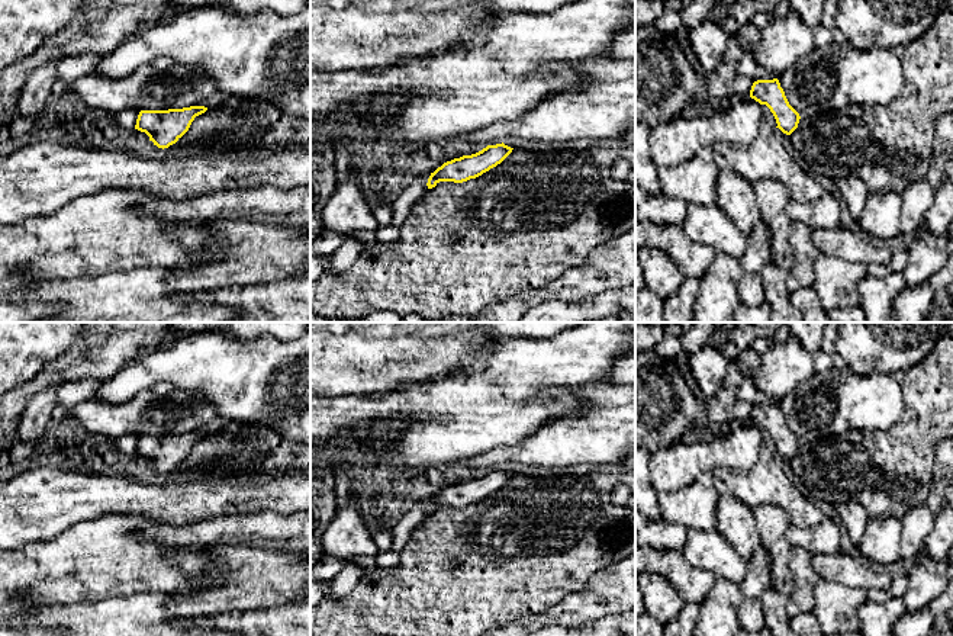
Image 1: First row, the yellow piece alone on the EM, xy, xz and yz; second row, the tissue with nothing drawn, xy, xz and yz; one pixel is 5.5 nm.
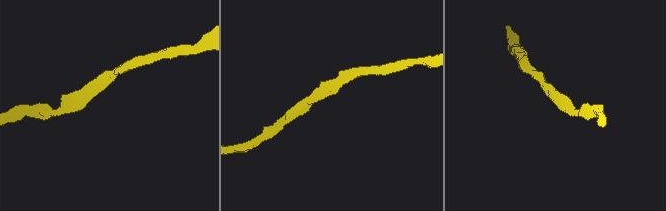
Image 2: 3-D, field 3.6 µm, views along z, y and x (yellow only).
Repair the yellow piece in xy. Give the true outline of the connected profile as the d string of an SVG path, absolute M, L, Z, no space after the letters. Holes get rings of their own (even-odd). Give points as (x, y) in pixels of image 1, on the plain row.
M190 431L168 436L141 436L135 454L145 457L158 473L176 469L190 453L196 441L205 439L205 431Z

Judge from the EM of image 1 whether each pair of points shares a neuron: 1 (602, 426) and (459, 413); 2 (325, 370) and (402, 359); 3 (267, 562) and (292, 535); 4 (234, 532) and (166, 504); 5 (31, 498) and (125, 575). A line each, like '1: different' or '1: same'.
1: different
2: same
3: different
4: different
5: different

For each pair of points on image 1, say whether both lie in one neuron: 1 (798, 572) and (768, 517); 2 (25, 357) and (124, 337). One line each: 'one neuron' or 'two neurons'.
1: two neurons
2: two neurons

